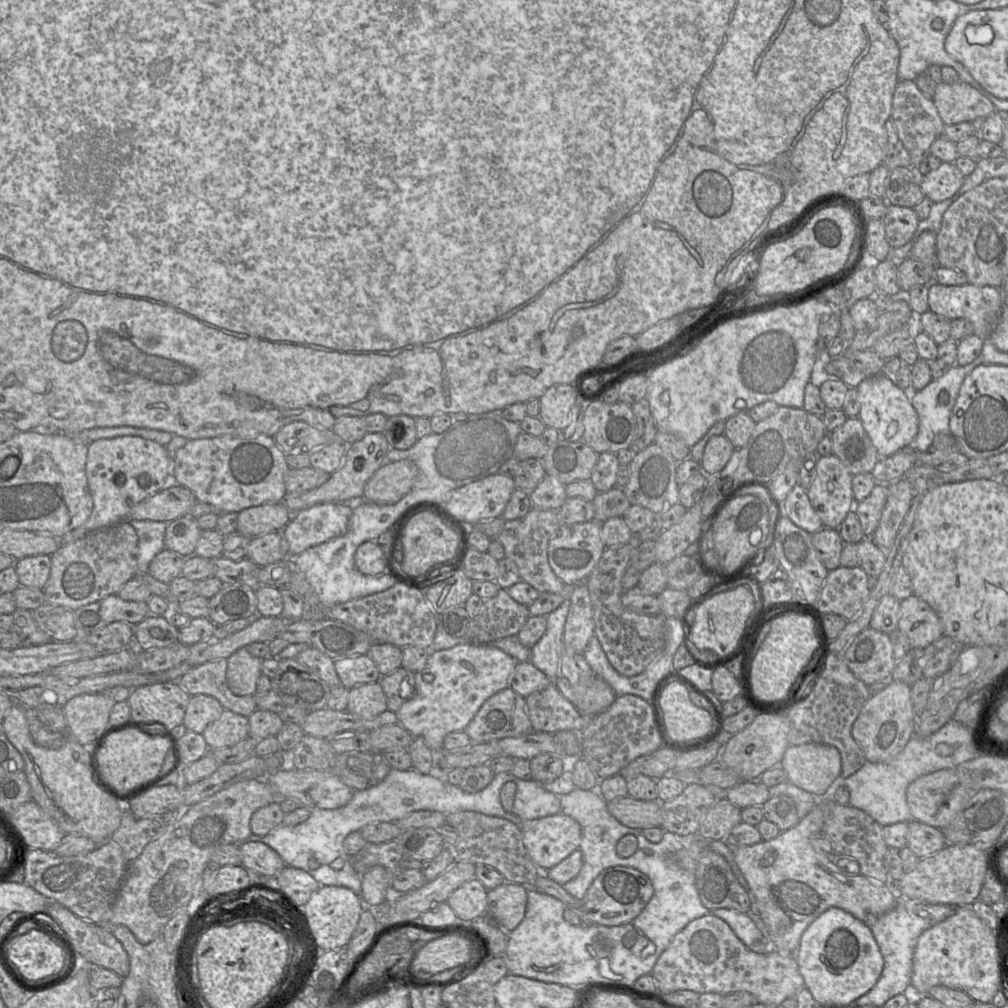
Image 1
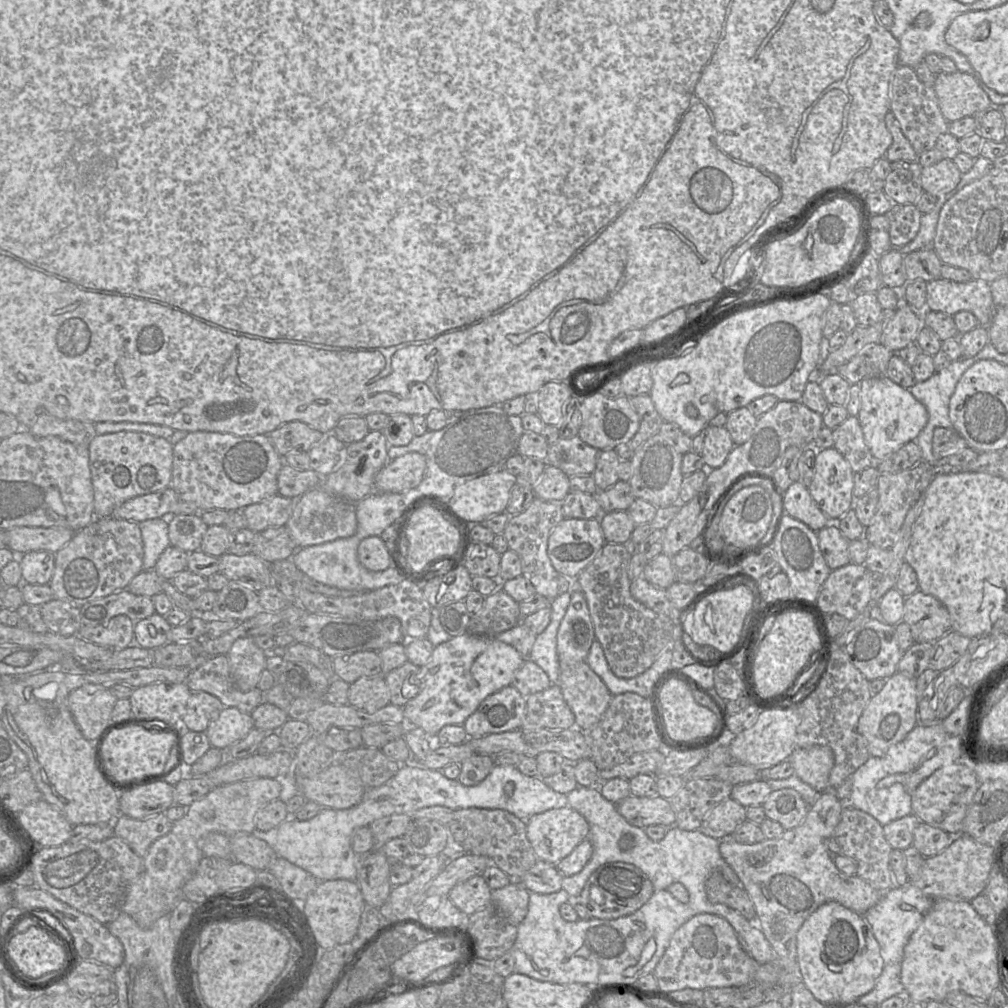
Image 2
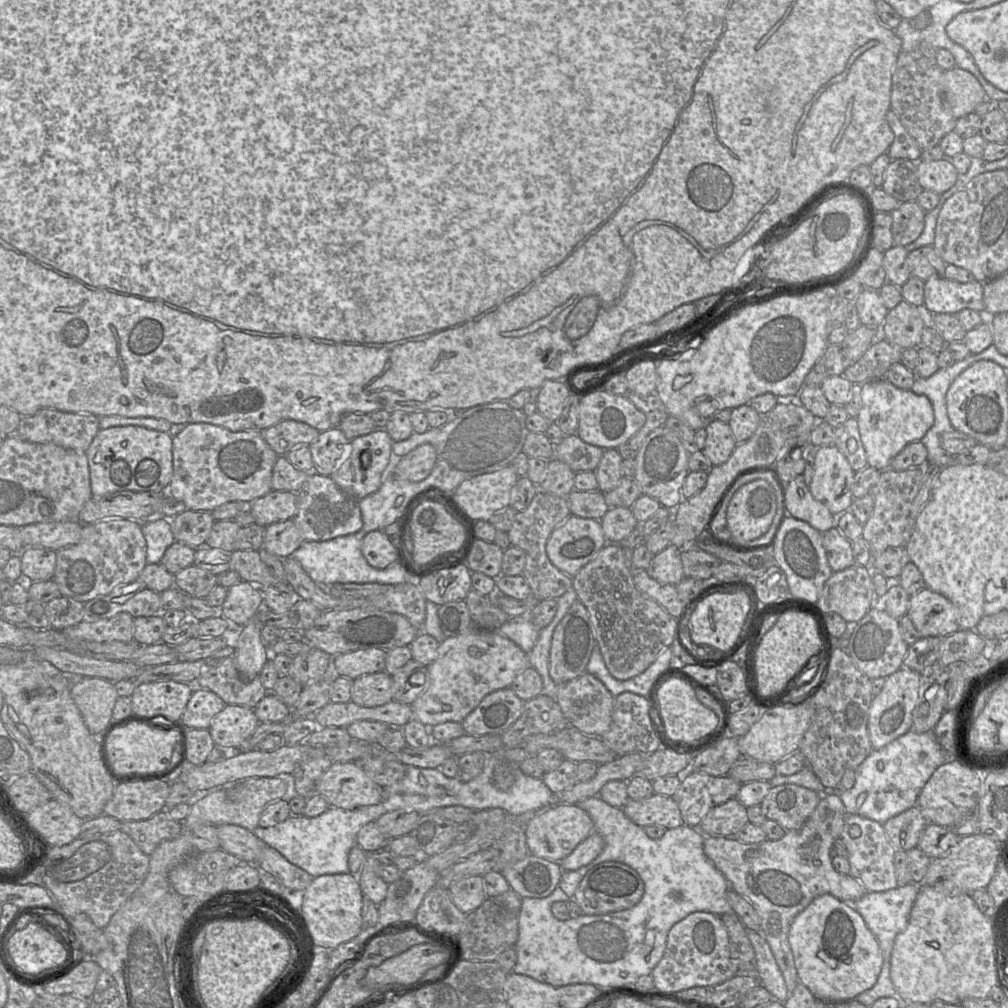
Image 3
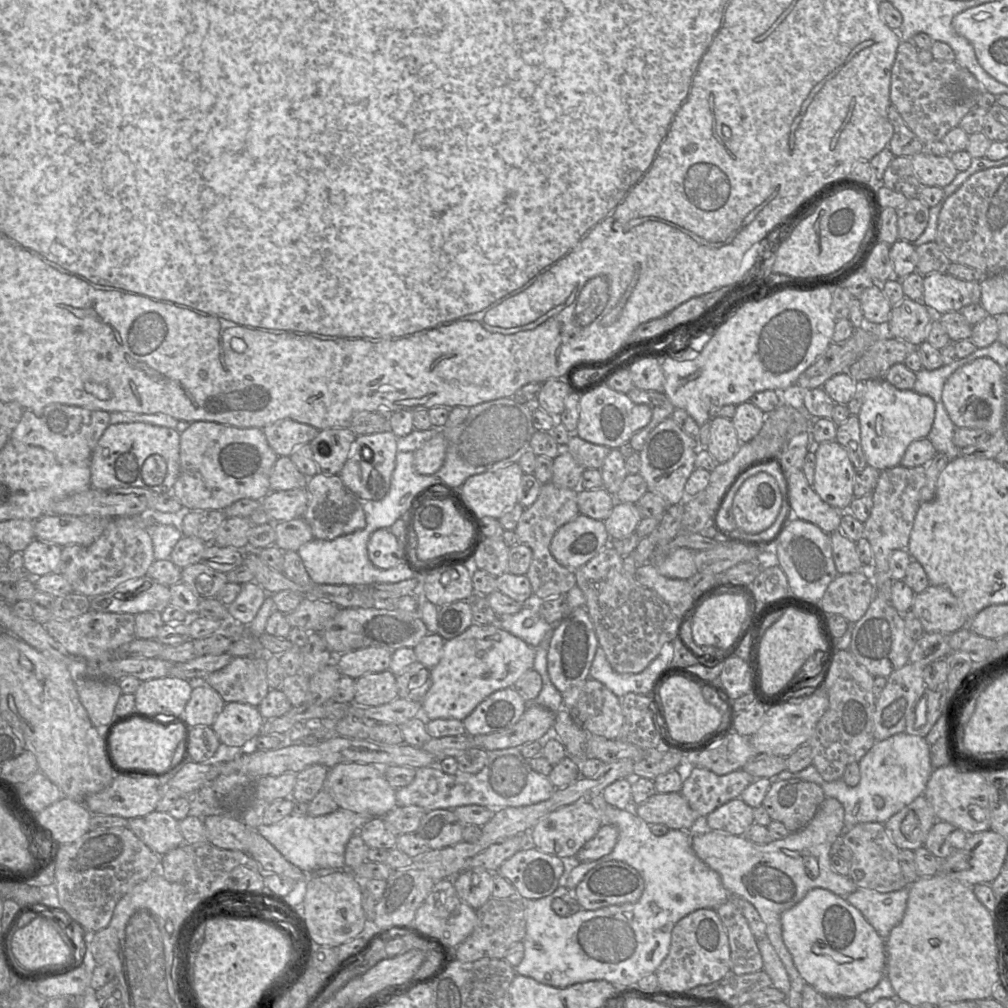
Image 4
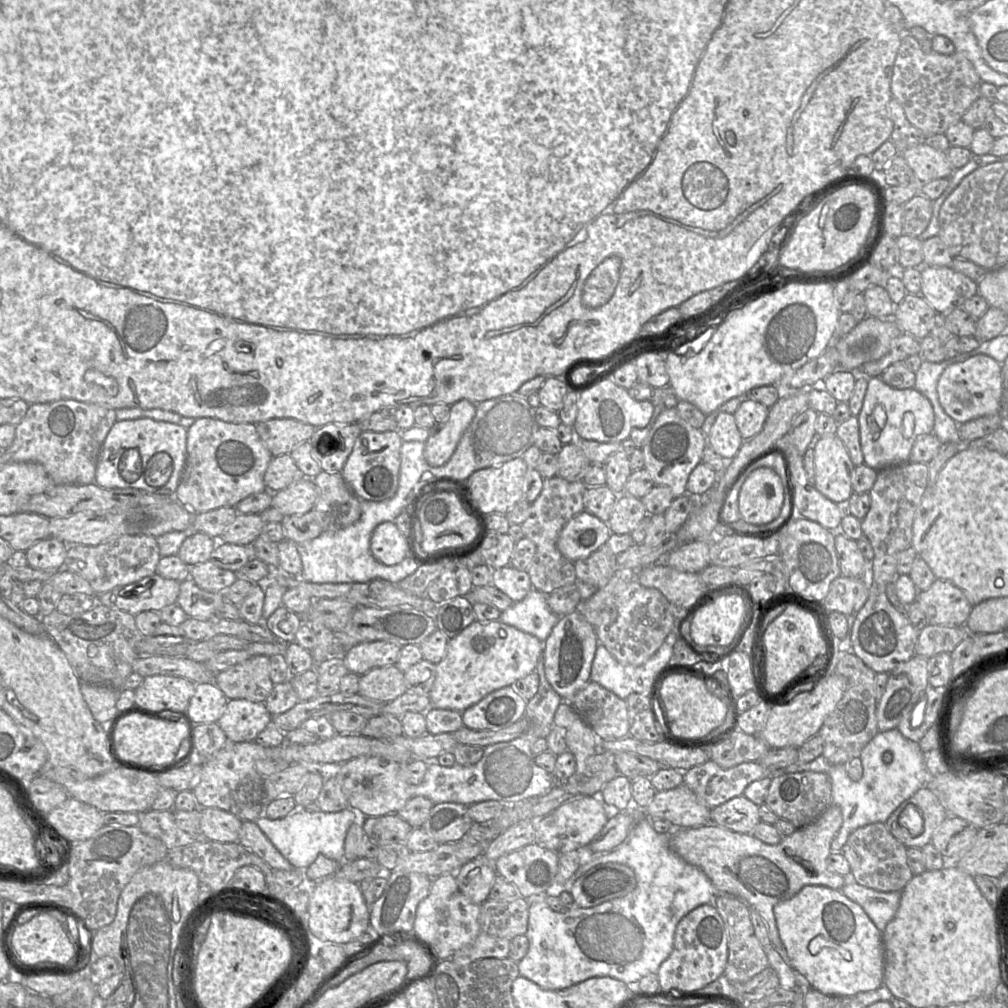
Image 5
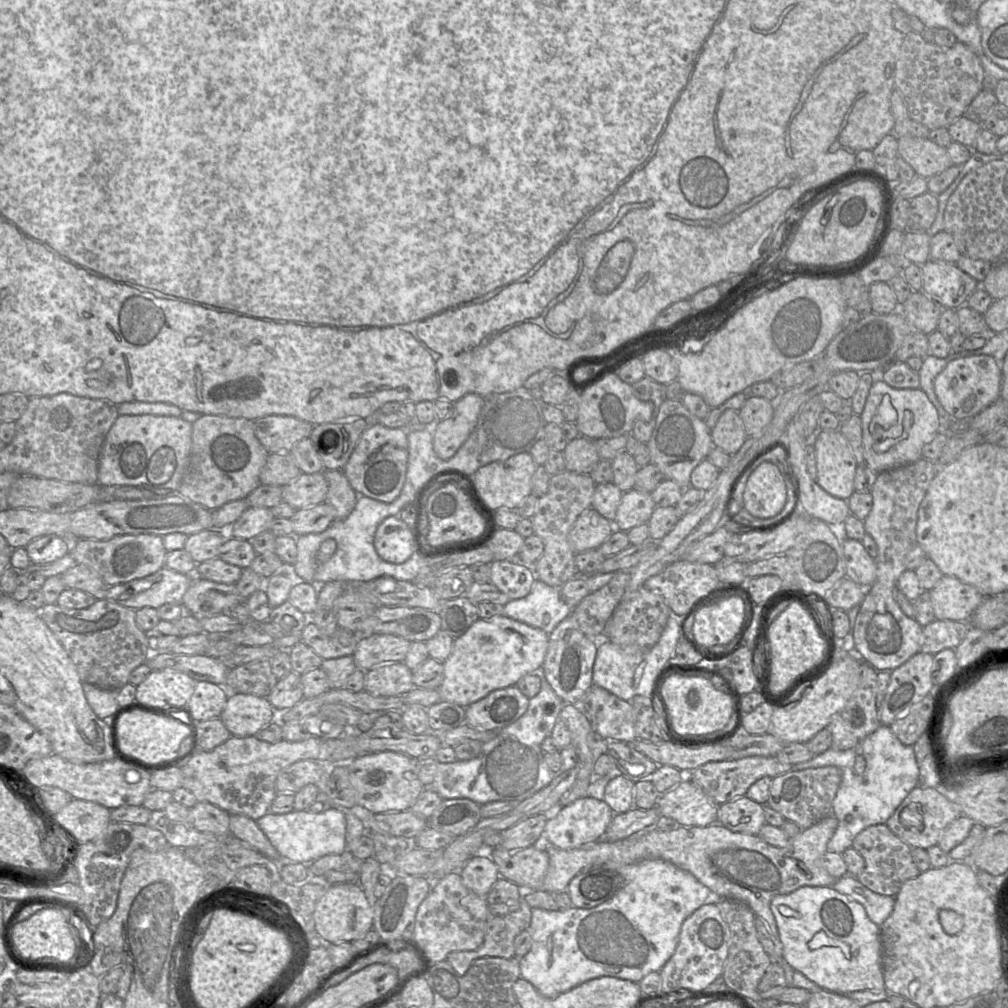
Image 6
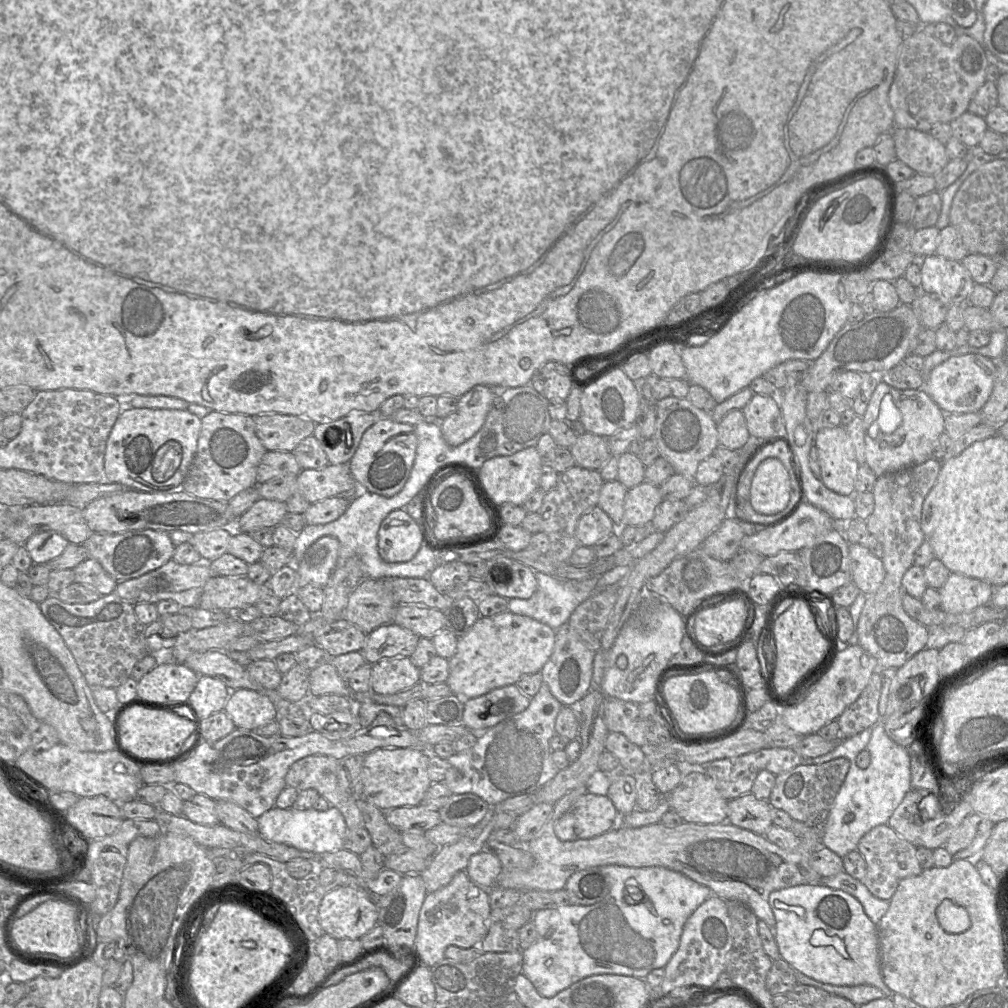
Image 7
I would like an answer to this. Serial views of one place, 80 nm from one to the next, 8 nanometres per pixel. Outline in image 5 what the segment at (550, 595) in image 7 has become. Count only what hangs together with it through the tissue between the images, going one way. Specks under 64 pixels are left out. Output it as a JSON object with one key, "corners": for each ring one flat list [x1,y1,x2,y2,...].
{"corners":[[532,589,526,597,501,613,499,621,545,642,560,617,547,604,547,595]]}

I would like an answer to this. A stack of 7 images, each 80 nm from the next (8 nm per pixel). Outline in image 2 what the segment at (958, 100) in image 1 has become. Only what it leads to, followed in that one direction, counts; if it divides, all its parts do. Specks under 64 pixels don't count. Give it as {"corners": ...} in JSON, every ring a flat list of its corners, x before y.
{"corners":[[964,72,936,74,934,90,940,111,948,122,993,107,988,95,975,78]]}

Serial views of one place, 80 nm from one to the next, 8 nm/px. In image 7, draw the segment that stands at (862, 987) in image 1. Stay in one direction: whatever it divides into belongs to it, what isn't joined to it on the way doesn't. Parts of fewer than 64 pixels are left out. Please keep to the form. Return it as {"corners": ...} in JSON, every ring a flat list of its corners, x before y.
{"corners":[[801,884,771,892,768,902,775,917,772,931,780,958,794,970,834,986,871,985,882,990,886,997,898,994,891,992,883,981,877,925,865,914,863,906,854,896,823,884]]}

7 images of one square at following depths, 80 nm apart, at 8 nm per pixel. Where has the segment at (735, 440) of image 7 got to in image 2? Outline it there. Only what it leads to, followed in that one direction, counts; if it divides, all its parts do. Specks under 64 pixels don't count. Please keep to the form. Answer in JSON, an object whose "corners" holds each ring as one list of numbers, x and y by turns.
{"corners":[[708,426,701,456,707,469,721,467,735,444,726,427]]}

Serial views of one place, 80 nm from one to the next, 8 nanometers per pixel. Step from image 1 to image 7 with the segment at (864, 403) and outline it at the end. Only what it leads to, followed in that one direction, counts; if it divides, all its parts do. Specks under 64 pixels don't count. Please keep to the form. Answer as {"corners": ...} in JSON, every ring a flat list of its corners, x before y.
{"corners":[[880,381,863,416,865,464,879,477,931,459,936,442,945,431,945,416,924,388,902,390]]}

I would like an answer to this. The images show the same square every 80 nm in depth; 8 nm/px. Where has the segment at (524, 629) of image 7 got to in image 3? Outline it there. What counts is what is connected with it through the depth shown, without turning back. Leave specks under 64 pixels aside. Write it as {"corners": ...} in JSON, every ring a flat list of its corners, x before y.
{"corners":[[470,627,458,636,446,637,438,647,437,659,428,665,430,683,427,689,411,704,413,717,426,725,428,729,444,722,461,723,486,695,510,687,516,676,529,666,529,654,498,631]]}

